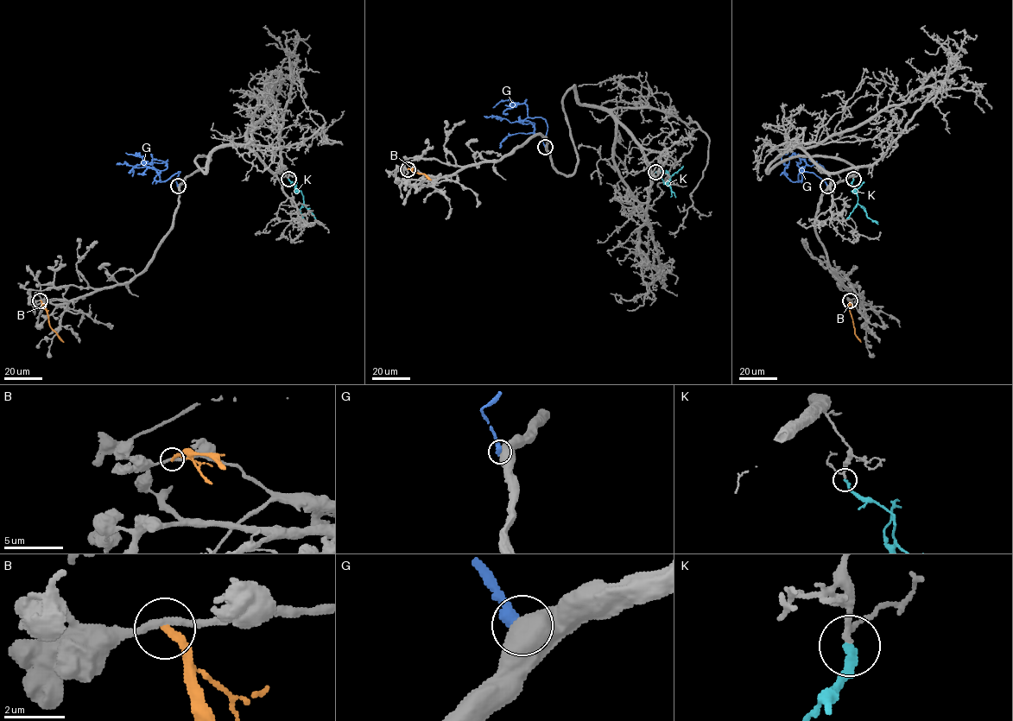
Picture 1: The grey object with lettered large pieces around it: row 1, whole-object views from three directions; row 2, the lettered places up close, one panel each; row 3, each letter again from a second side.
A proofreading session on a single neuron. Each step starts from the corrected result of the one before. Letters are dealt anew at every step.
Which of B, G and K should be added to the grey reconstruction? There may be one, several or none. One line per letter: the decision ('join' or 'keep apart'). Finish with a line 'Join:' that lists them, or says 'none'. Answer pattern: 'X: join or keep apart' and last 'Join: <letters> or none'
B: keep apart
G: keep apart
K: join
Join: K

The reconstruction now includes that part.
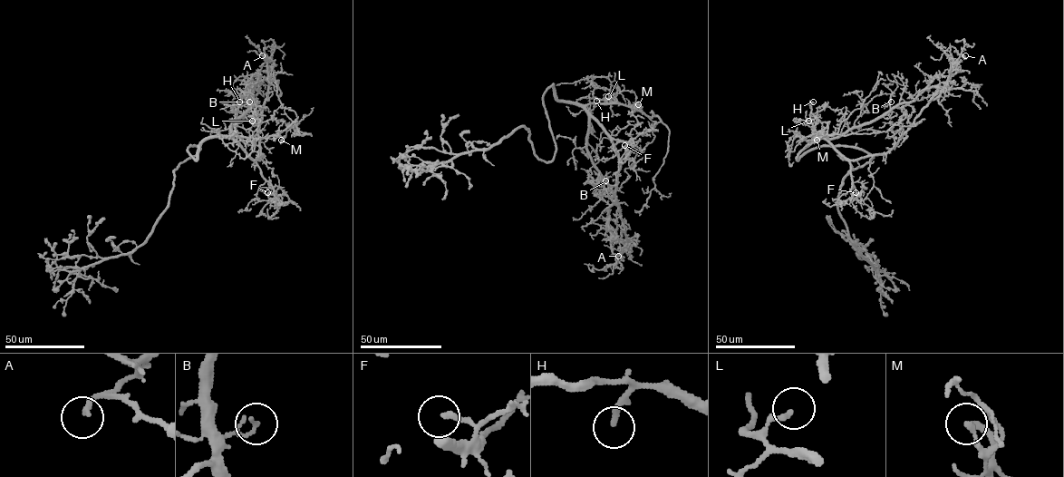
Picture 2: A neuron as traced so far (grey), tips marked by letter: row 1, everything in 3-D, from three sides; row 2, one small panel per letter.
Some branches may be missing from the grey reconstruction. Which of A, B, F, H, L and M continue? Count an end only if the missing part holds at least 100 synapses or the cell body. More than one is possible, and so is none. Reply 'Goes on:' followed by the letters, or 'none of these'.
Goes on: H

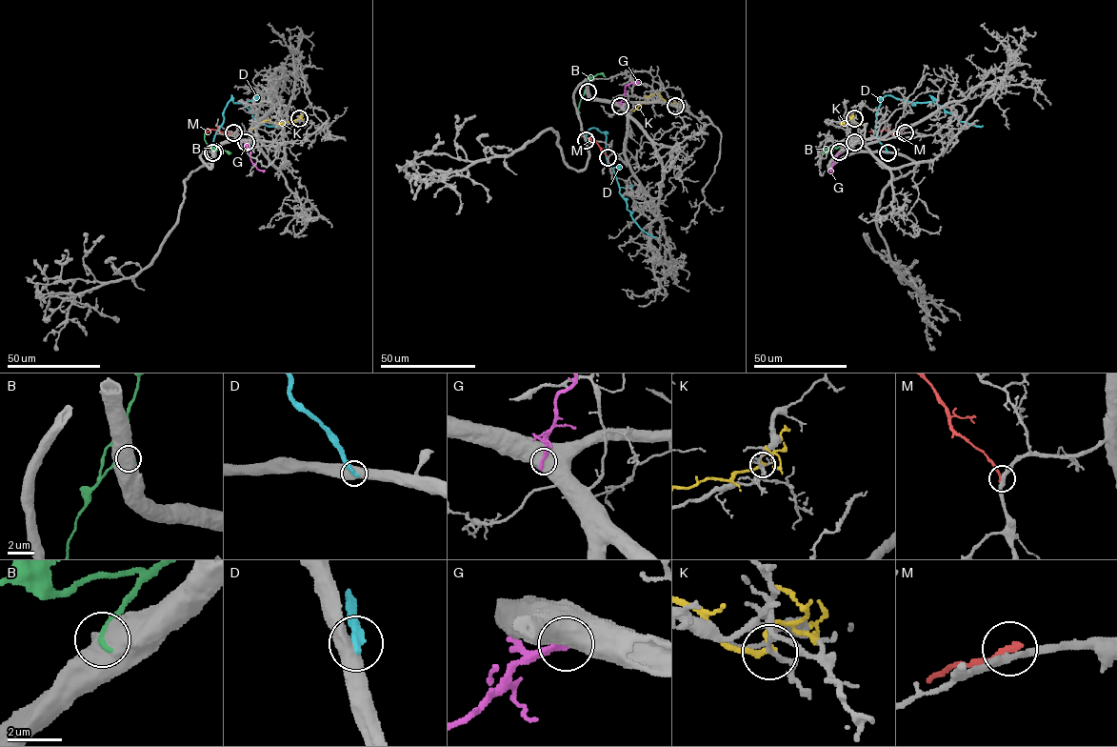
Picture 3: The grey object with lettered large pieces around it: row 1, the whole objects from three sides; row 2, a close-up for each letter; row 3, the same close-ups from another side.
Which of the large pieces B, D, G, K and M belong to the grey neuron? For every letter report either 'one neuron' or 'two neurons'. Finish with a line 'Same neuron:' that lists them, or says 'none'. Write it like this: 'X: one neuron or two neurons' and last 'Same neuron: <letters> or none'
B: two neurons
D: two neurons
G: two neurons
K: two neurons
M: two neurons
Same neuron: none

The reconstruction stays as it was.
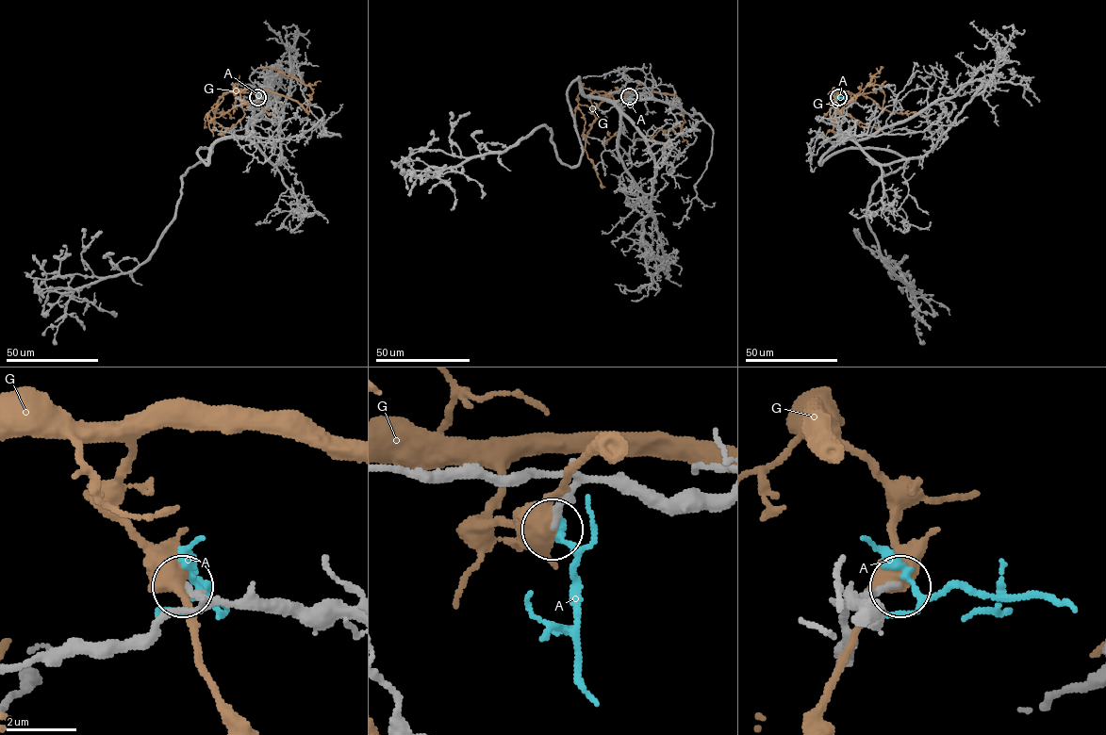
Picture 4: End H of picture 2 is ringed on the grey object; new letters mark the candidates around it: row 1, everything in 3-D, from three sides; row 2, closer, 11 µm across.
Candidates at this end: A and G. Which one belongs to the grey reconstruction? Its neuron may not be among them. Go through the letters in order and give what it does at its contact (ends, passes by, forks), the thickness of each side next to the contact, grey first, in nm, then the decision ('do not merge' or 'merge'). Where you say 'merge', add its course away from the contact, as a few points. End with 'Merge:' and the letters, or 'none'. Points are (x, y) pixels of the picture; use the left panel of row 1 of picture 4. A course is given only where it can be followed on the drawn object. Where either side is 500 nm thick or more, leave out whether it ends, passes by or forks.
A: it forks there; 200 nm thick on the grey side, 180 nm on the other; do not merge
G: it passes by; 240 nm thick on the grey side, 480 nm on the other; do not merge
Merge: none

